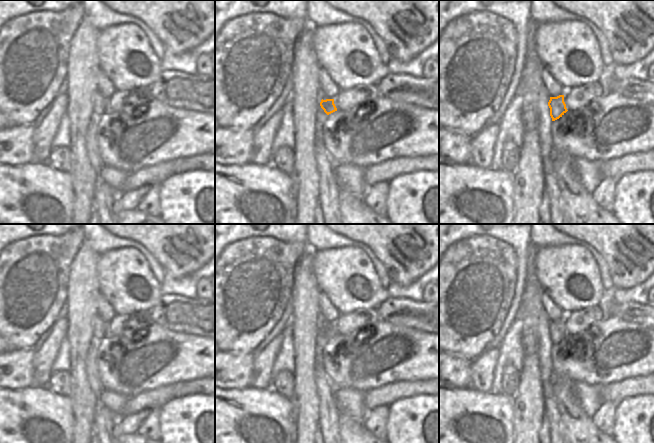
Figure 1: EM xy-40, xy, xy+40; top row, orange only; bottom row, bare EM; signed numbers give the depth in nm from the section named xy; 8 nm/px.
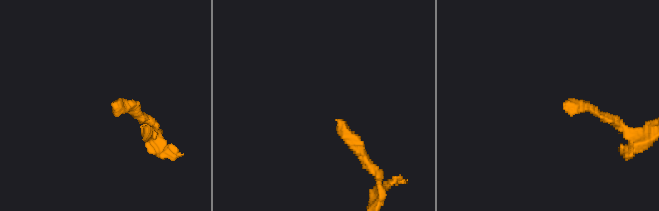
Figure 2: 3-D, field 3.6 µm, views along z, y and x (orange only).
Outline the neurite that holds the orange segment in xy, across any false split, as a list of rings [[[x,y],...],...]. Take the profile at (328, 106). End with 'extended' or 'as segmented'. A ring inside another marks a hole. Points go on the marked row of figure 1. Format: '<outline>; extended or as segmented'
[[[322,99],[320,102],[320,106],[327,115],[337,111],[337,108],[334,104],[334,99],[326,99],[326,100]]]; as segmented

